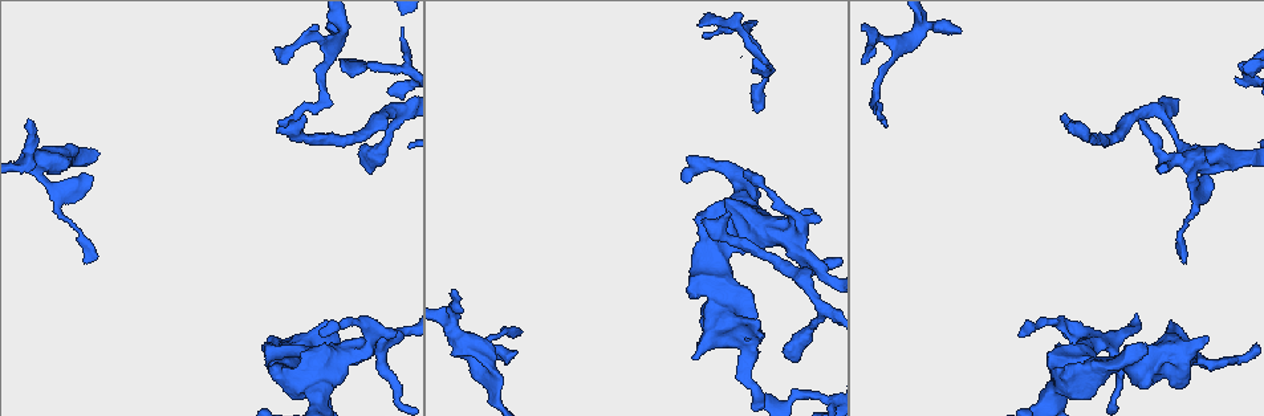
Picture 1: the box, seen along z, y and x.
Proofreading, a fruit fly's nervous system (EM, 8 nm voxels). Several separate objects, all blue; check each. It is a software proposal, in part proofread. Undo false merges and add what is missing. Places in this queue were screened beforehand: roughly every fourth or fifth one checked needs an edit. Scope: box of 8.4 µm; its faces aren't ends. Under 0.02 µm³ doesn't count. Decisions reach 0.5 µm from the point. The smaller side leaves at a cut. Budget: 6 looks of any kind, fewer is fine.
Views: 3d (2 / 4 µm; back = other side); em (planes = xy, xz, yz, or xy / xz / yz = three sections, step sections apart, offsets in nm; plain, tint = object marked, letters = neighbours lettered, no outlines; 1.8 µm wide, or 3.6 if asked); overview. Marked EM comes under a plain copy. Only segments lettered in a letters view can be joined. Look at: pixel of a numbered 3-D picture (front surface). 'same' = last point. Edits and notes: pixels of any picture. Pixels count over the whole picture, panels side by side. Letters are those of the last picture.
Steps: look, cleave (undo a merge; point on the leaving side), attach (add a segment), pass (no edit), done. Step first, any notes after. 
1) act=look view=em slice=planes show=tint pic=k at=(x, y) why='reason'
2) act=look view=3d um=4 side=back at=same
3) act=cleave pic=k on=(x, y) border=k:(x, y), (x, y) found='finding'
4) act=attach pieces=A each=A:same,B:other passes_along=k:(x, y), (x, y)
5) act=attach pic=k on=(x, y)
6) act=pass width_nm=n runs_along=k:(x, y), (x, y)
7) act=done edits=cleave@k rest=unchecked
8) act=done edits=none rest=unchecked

act=look view=3d um=2 pic=1 at=(1233, 166) why='an open end'

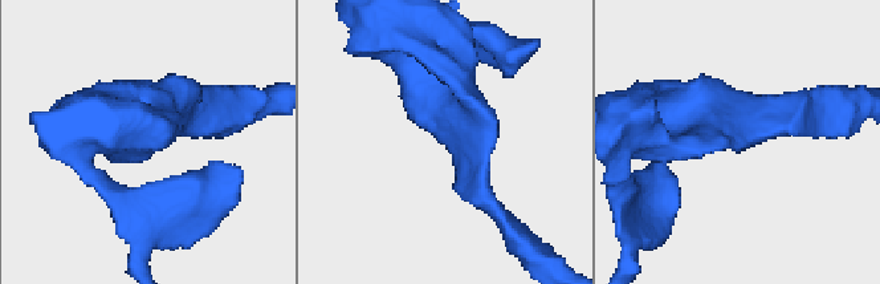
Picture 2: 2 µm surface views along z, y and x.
act=look view=em slice=xy step=4 show=tint pic=2 at=(731, 143)

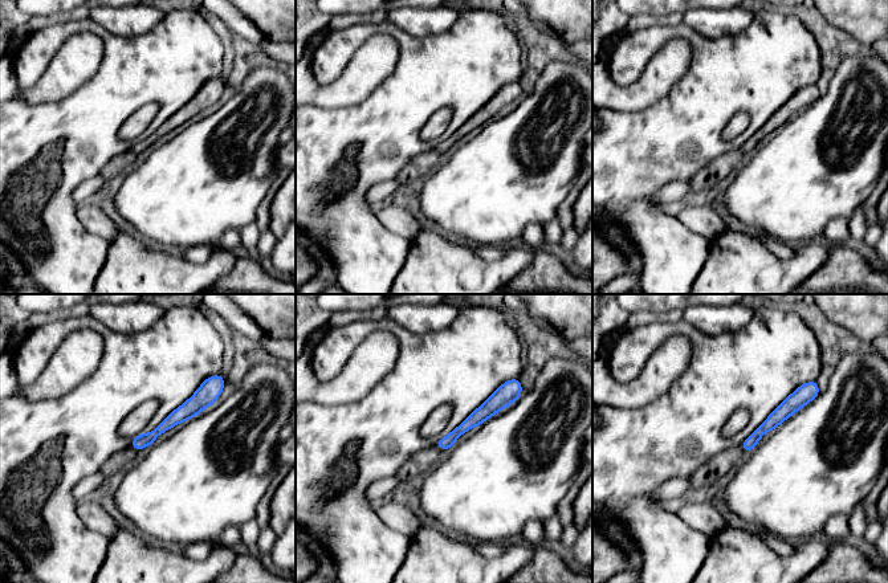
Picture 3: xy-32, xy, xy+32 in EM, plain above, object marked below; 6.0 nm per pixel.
act=look view=em slice=planes show=letters at=same

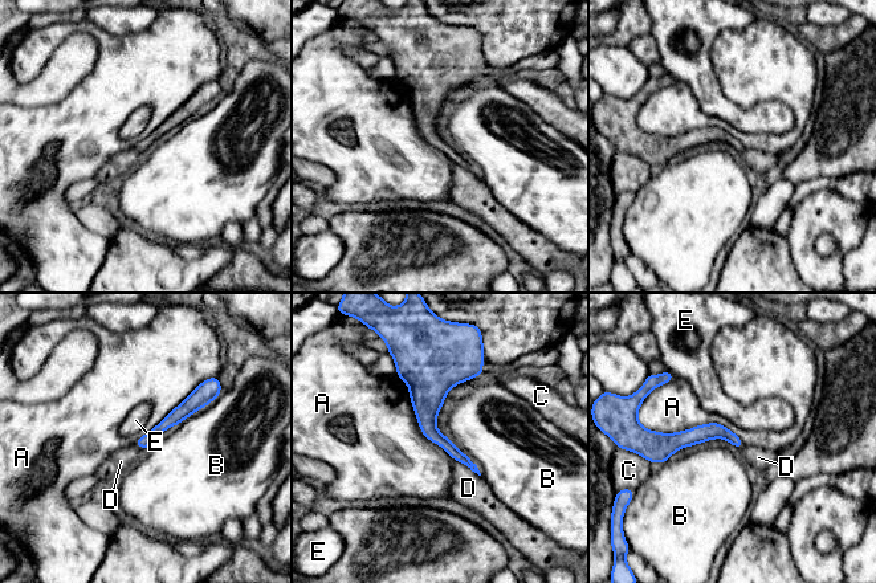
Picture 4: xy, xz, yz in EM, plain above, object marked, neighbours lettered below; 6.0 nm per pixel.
act=pass each=A:other,B:other,C:other,D:other,E:other runs_along=4:(204, 391), (147, 440), (139, 443) found='none of them fits'

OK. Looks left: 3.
act=look view=em slice=yz step=16 show=letters pic=1 at=(511, 333) why='tapers out'

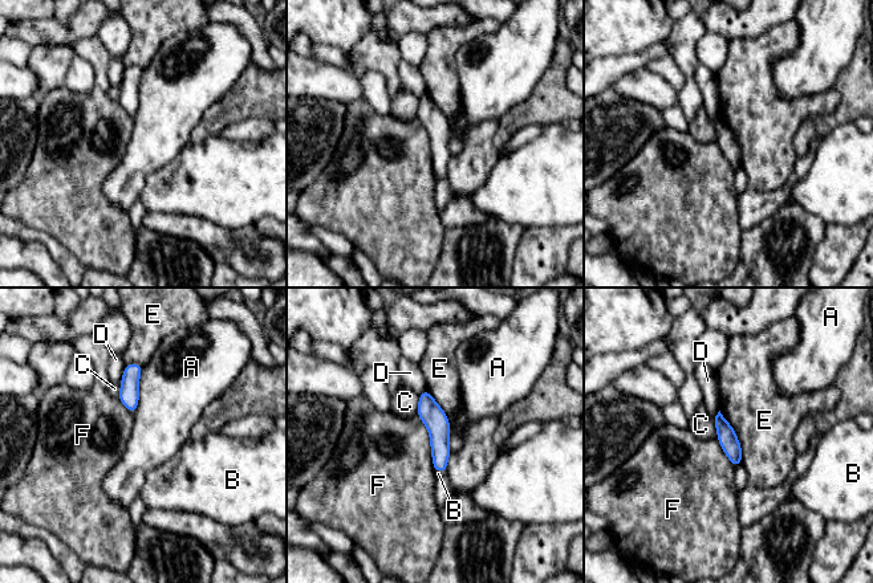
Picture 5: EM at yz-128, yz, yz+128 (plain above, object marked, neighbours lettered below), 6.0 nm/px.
act=pass width_nm=120 longest_contact=F:400nm each=A:other,B:other,C:other,D:other,E:other,F:other found='none of them fits'

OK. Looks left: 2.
act=look view=em slice=yz step=16 show=letters pic=1 at=(1062, 114) why='free end'

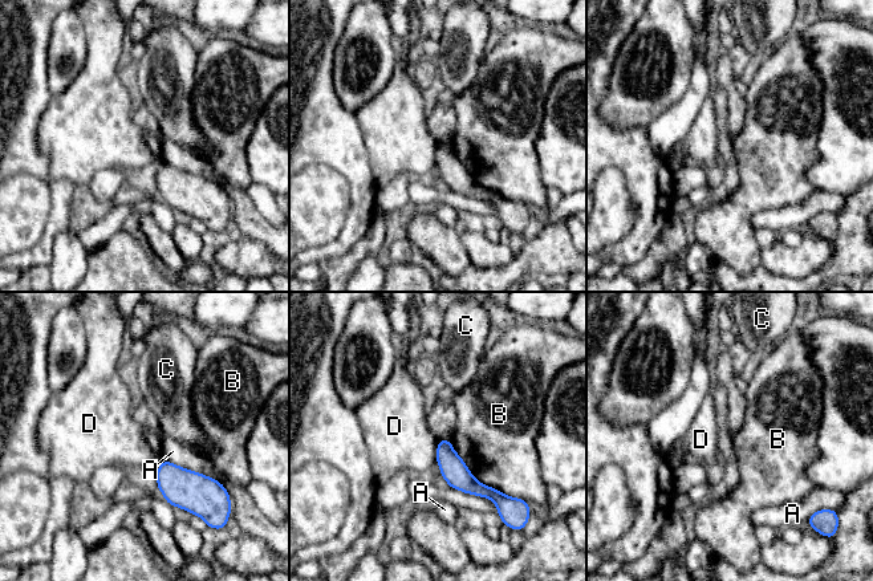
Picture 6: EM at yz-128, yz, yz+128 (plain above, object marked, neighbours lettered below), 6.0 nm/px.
act=look view=em slice=planes show=letters at=same

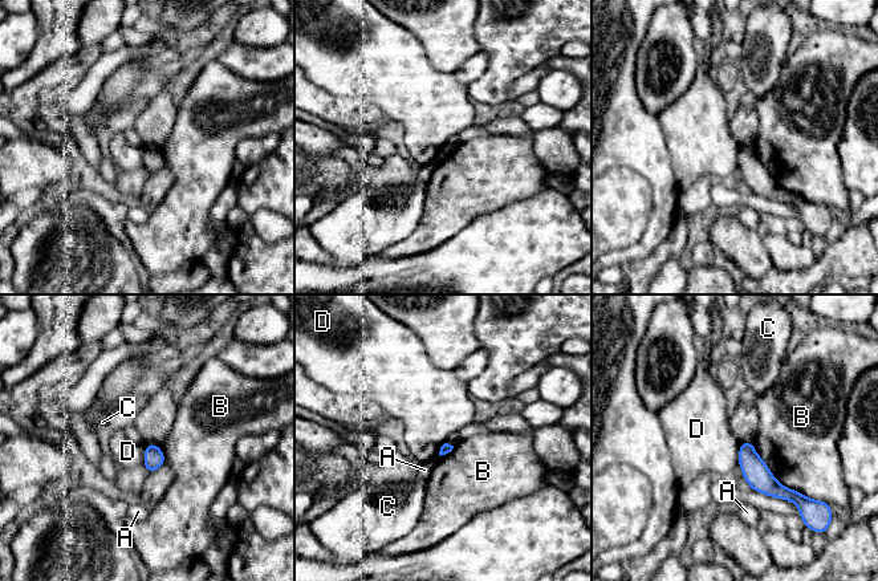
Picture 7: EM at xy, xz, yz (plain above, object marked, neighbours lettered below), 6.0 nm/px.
act=pass each=A:other,B:other,C:other,D:other border=7:(147, 443), (142, 464) found='no lettered segment goes on from it'

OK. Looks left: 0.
act=done edits=none rest=unchecked

